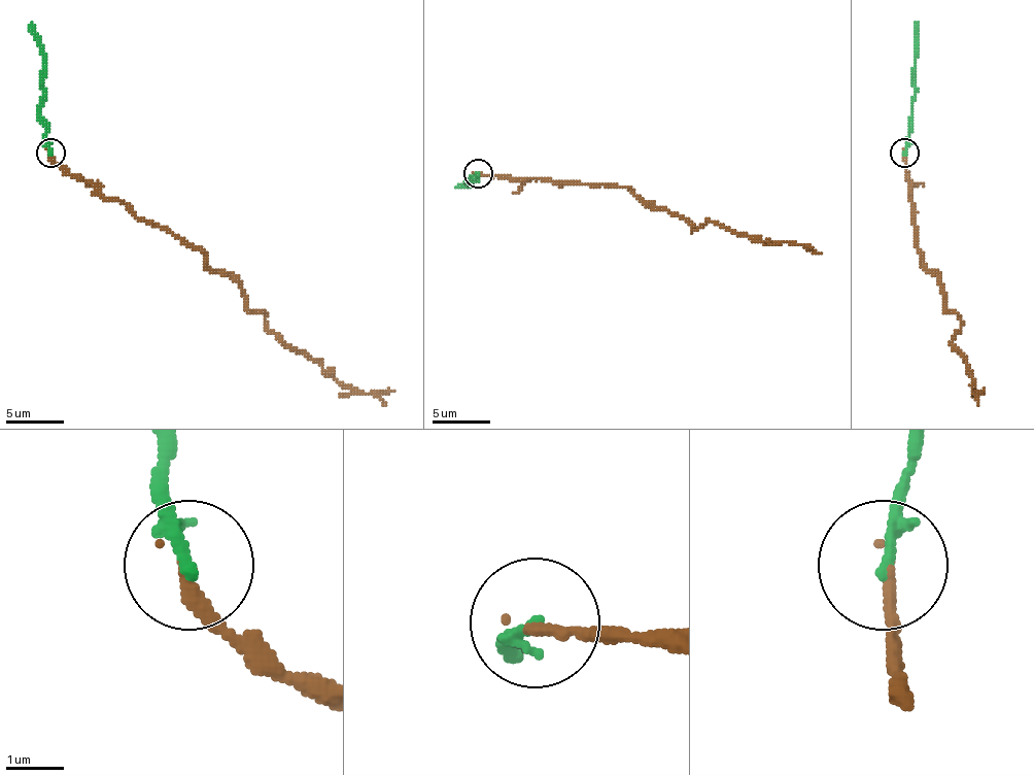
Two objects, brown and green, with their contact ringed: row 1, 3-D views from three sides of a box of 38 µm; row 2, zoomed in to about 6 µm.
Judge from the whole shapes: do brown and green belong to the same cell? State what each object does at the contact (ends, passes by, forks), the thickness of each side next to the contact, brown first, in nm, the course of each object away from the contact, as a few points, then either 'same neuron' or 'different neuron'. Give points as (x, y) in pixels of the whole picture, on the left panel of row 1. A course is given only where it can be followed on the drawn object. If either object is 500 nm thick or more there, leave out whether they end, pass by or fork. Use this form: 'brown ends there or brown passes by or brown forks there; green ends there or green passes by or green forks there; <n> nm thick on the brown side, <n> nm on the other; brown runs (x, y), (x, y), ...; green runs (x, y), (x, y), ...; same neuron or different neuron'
brown ends there; green ends there; 200 nm thick on the brown side, 220 nm on the other; brown runs (52, 155), (106, 198), (117, 198), (138, 217), (167, 227), (201, 253), (287, 344), (345, 385), (394, 391); green runs (52, 152), (40, 114), (43, 45), (31, 22); different neuron

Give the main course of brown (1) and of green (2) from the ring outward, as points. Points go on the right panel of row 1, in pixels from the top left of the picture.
1: (903, 155), (918, 253), (940, 284), (943, 307), (961, 322), (952, 344), (964, 357), (975, 394), (984, 391)
2: (903, 152), (911, 114), (918, 22)

